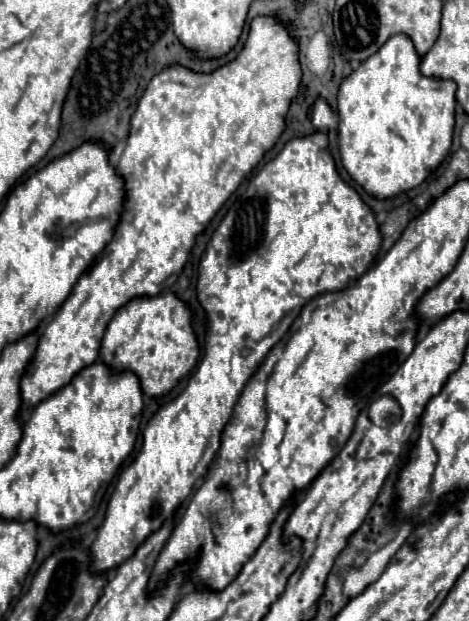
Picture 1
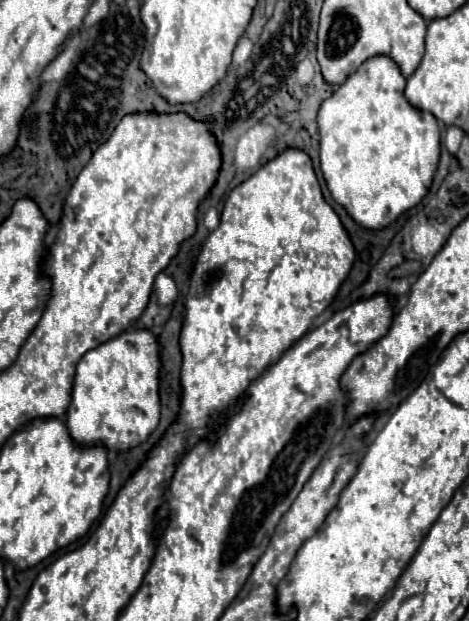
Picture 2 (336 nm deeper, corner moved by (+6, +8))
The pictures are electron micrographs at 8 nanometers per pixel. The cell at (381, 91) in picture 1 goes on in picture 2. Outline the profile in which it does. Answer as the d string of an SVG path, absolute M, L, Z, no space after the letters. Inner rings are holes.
M371 57L365 61L329 99L323 101L319 123L321 171L331 197L363 229L379 231L399 219L401 213L415 207L429 191L439 163L439 127L431 113L423 113L403 97L405 77L389 57Z

